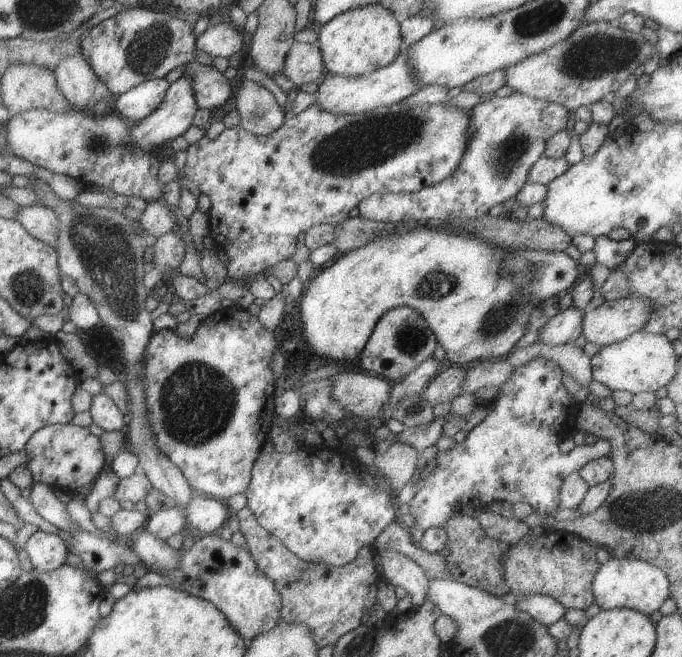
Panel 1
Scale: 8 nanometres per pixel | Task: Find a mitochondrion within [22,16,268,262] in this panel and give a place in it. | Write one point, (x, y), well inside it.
(146, 52)

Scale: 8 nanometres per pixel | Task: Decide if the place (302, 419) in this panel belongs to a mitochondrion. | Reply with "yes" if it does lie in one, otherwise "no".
no

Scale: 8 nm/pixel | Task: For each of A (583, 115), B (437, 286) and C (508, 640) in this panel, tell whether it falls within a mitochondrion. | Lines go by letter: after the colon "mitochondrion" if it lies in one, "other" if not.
A: other
B: mitochondrion
C: mitochondrion

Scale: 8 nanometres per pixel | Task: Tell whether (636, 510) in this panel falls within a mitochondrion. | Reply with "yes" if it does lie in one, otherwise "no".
yes

